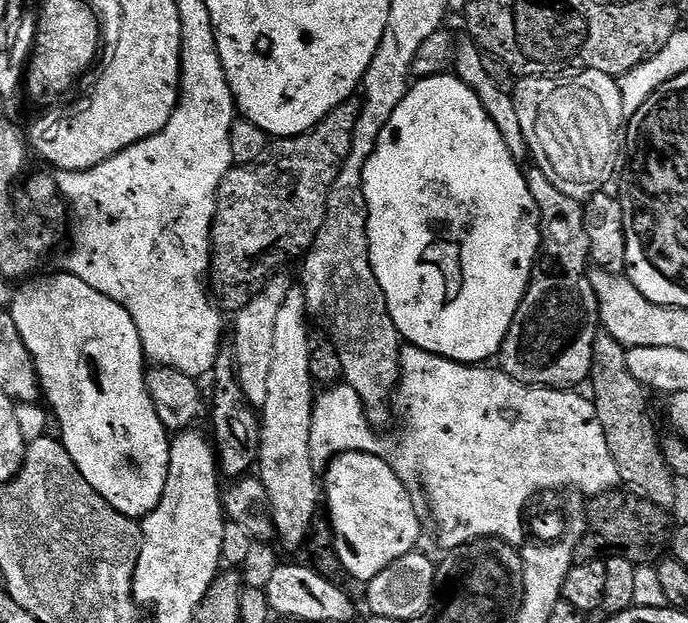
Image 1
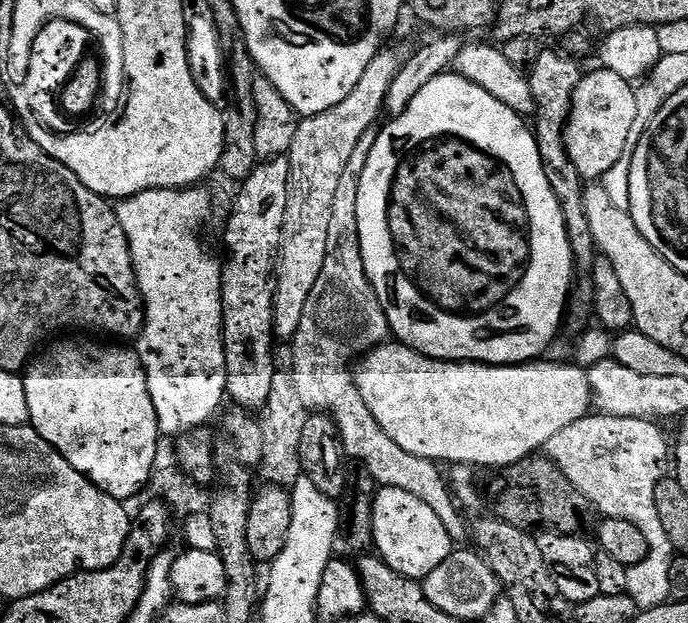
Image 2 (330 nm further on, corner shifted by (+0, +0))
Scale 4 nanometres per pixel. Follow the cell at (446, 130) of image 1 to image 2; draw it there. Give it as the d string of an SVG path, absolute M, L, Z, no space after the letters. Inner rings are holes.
M445 74L434 78L434 82L422 86L422 90L418 90L418 94L414 98L414 102L410 102L410 106L406 106L406 110L398 117L389 119L389 124L384 129L376 132L376 141L374 142L374 150L370 150L370 158L366 158L366 170L362 170L362 178L358 186L358 234L360 235L360 249L362 250L362 262L364 269L368 275L368 281L372 284L372 289L376 291L378 302L382 306L382 310L388 319L388 327L391 335L395 337L399 343L405 344L407 348L413 348L416 352L421 352L423 356L430 356L433 360L451 360L453 362L475 362L478 364L527 364L535 361L548 347L552 344L552 339L560 332L560 324L565 323L566 309L570 303L570 297L574 291L574 279L572 280L572 272L577 271L576 261L572 259L572 247L570 246L570 238L566 230L566 222L562 214L562 206L558 202L558 198L554 194L554 190L550 186L550 182L546 178L546 170L542 166L542 158L538 154L538 146L536 145L536 133L531 127L526 125L525 117L518 115L514 110L510 110L510 106L506 106L502 102L498 102L498 98L494 98L492 94L486 94L486 90L482 90L480 86L474 86L472 82L457 76L455 74Z

